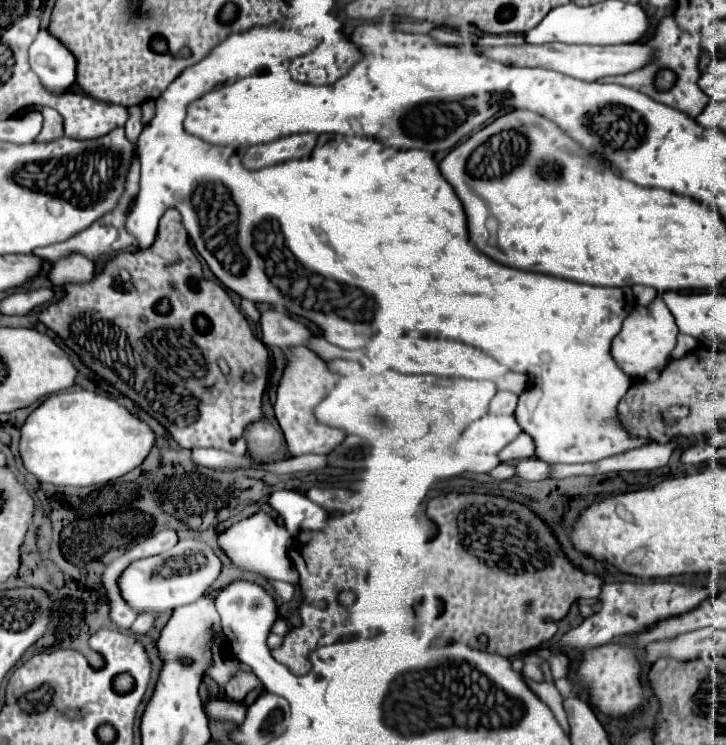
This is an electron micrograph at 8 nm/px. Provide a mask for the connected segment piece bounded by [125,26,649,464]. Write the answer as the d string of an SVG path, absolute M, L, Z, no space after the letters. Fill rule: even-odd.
M267 26L231 34L207 58L185 68L155 100L155 118L143 128L137 144L141 190L125 222L125 230L137 240L139 248L149 248L153 244L163 212L173 206L181 212L197 252L223 286L255 304L269 304L277 308L277 312L309 320L329 344L345 350L363 348L373 334L371 322L375 312L383 310L401 312L401 328L405 330L459 340L477 350L481 348L481 352L507 366L511 372L529 374L537 396L519 398L515 418L521 432L533 438L535 458L547 464L597 462L605 456L649 444L649 440L631 438L621 424L617 424L615 410L631 380L613 360L611 340L629 314L631 292L627 288L585 286L545 274L519 272L481 254L469 242L463 206L451 184L441 176L433 154L425 150L387 148L373 138L327 134L319 138L309 158L247 170L237 154L225 154L225 148L213 146L183 130L183 120L191 102L199 100L215 86L261 74L275 64L303 56L303 50L309 52L319 44L319 36L311 34L313 28L279 30ZM201 182L219 182L229 190L231 200L239 208L239 248L205 248L199 236L195 204L191 204L191 194L195 194Z

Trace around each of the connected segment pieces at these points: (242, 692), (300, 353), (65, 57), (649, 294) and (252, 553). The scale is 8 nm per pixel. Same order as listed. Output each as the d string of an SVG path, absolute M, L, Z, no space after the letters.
M237 670L235 676L225 684L225 696L233 702L243 702L245 696L253 690L261 690L261 680L249 680L249 670Z
M305 346L287 348L287 352L289 352L289 362L287 362L285 374L277 386L275 418L285 434L289 452L291 452L291 456L331 452L337 444L341 444L341 440L345 438L345 432L317 422L313 416L313 408L317 406L317 402L321 402L329 394L329 390L335 386L339 376L329 372L325 362L319 356L315 356L311 350L307 350Z
M41 30L29 48L31 70L55 95L68 90L76 80L76 60L47 30Z
M633 286L633 294L635 294L635 300L637 300L637 304L641 304L641 306L647 306L647 304L651 304L651 300L655 298L655 294L657 294L657 290L653 290L653 288L649 288L649 286Z
M257 512L245 520L239 520L217 536L217 546L229 558L229 562L233 562L235 568L261 574L267 580L283 580L289 584L297 584L297 570L293 568L287 554L291 548L291 542L293 538L287 532L287 528L279 526L277 520L267 512Z

